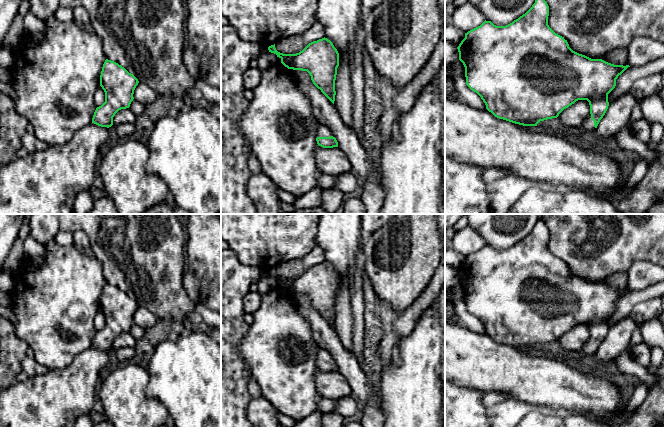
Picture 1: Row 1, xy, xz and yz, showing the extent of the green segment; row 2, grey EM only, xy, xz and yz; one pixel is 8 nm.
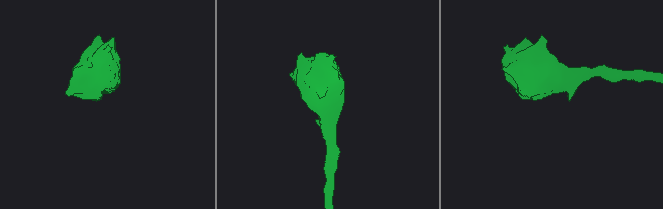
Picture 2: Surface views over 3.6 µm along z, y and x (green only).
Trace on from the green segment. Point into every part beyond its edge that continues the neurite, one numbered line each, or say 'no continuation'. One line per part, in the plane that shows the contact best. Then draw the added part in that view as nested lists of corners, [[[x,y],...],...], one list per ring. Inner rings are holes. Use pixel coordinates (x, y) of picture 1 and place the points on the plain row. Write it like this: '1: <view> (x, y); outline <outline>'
1: xz (322, 355); outline [[[318,347],[318,351],[317,351],[317,357],[316,357],[317,361],[330,361],[334,359],[332,358],[332,356],[330,355],[329,352],[327,352],[326,350],[319,348]]]

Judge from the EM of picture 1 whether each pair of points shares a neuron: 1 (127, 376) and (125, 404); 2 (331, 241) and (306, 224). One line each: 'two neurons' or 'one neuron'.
1: one neuron
2: two neurons

